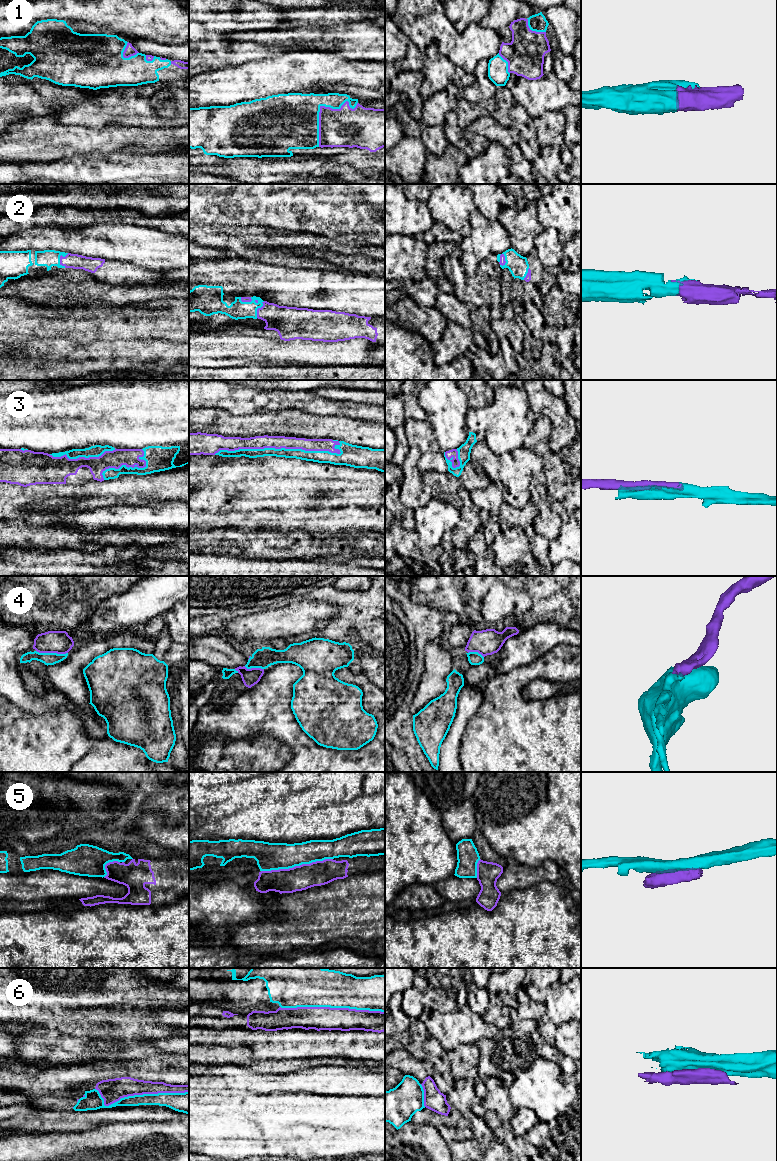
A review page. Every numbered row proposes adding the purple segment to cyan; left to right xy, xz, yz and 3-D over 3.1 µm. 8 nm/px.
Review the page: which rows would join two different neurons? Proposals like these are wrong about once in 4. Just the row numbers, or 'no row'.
4, 5, 6

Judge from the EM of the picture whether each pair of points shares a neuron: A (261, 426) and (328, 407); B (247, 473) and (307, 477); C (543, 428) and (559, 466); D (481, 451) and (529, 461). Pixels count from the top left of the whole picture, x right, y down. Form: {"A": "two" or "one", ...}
{"A": "two", "B": "one", "C": "one", "D": "one"}

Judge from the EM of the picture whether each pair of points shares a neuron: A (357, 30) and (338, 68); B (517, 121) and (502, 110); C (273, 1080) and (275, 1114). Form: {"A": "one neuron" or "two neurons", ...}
{"A": "two neurons", "B": "two neurons", "C": "two neurons"}

